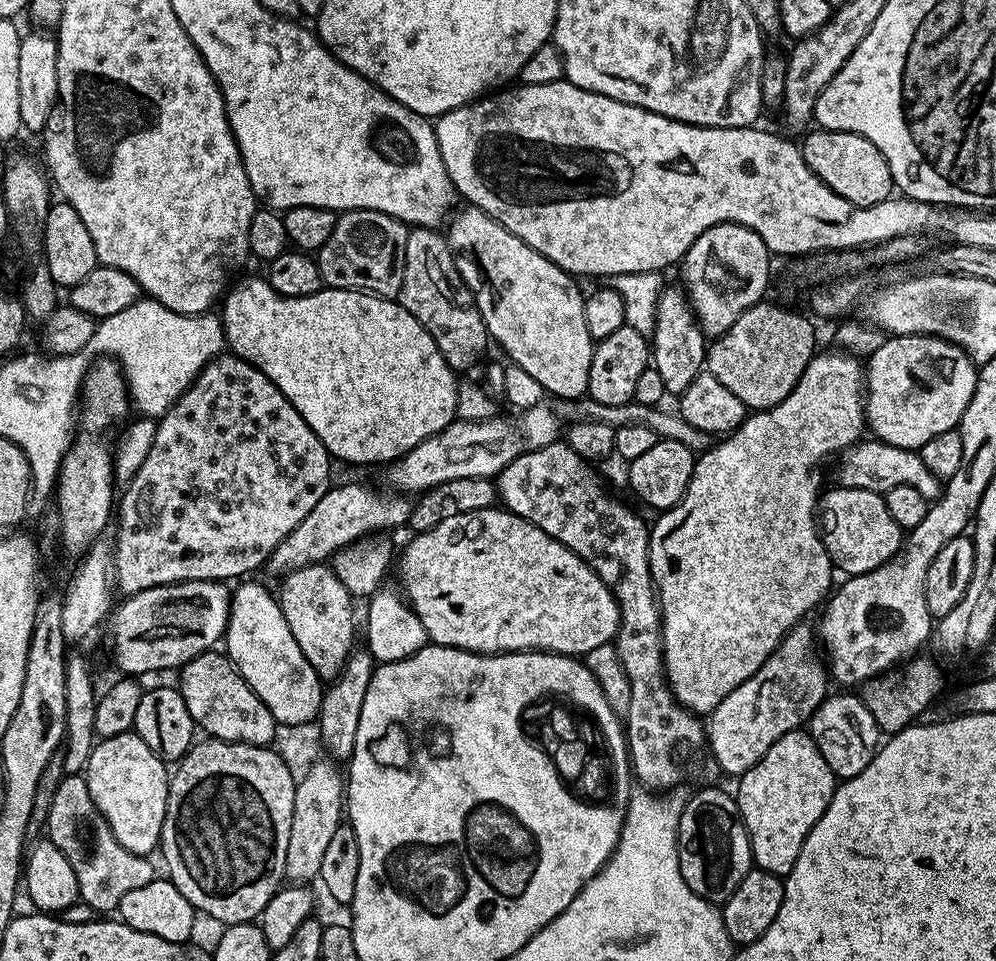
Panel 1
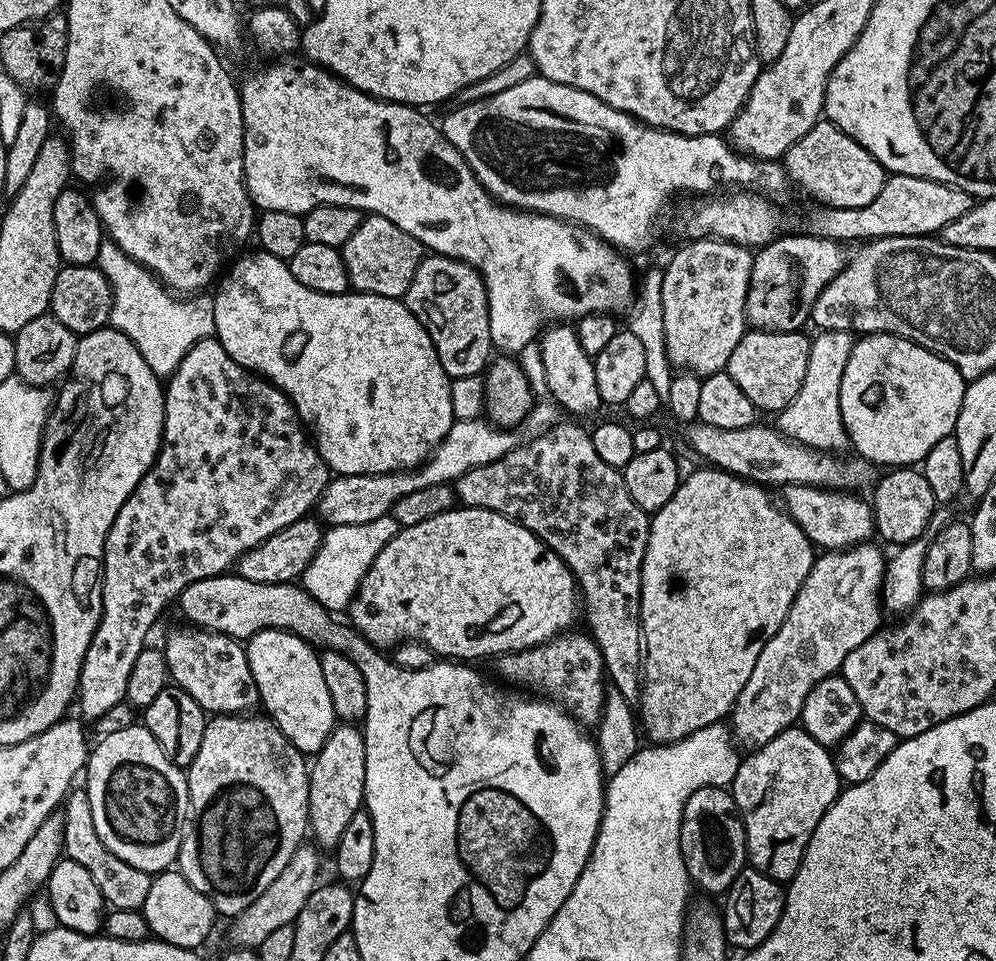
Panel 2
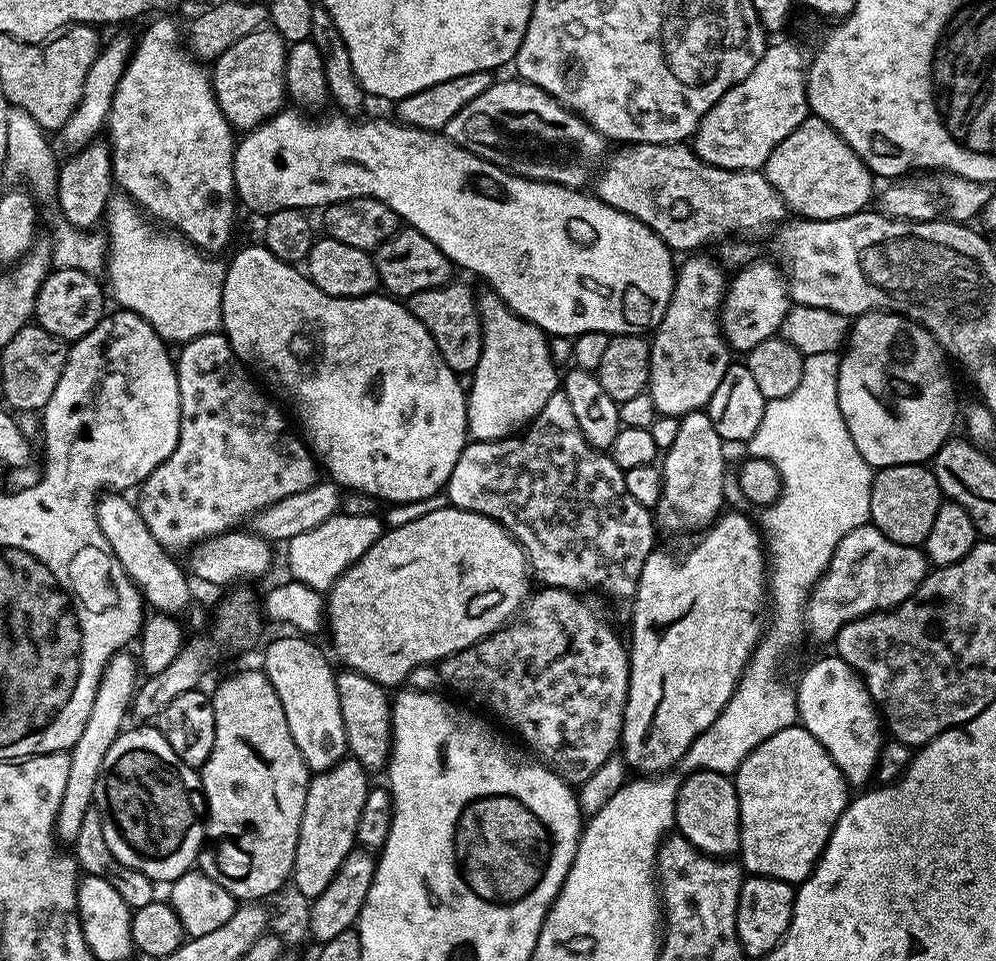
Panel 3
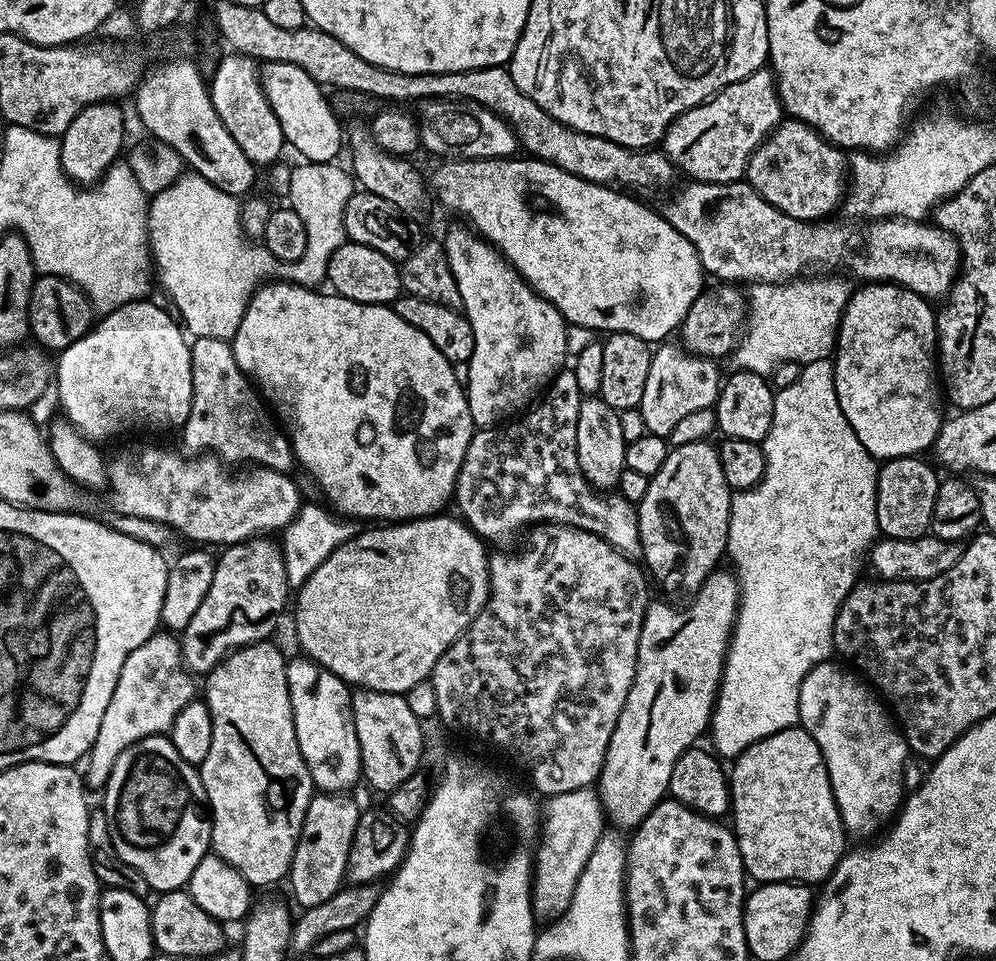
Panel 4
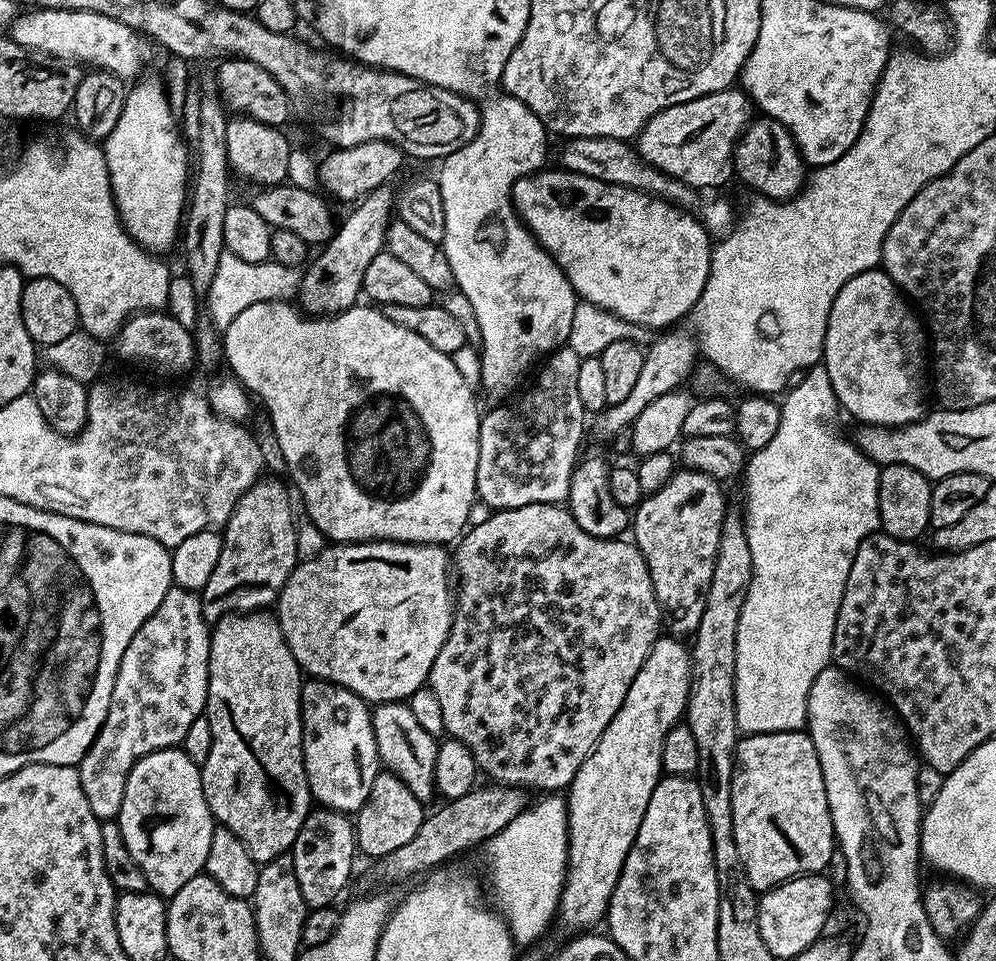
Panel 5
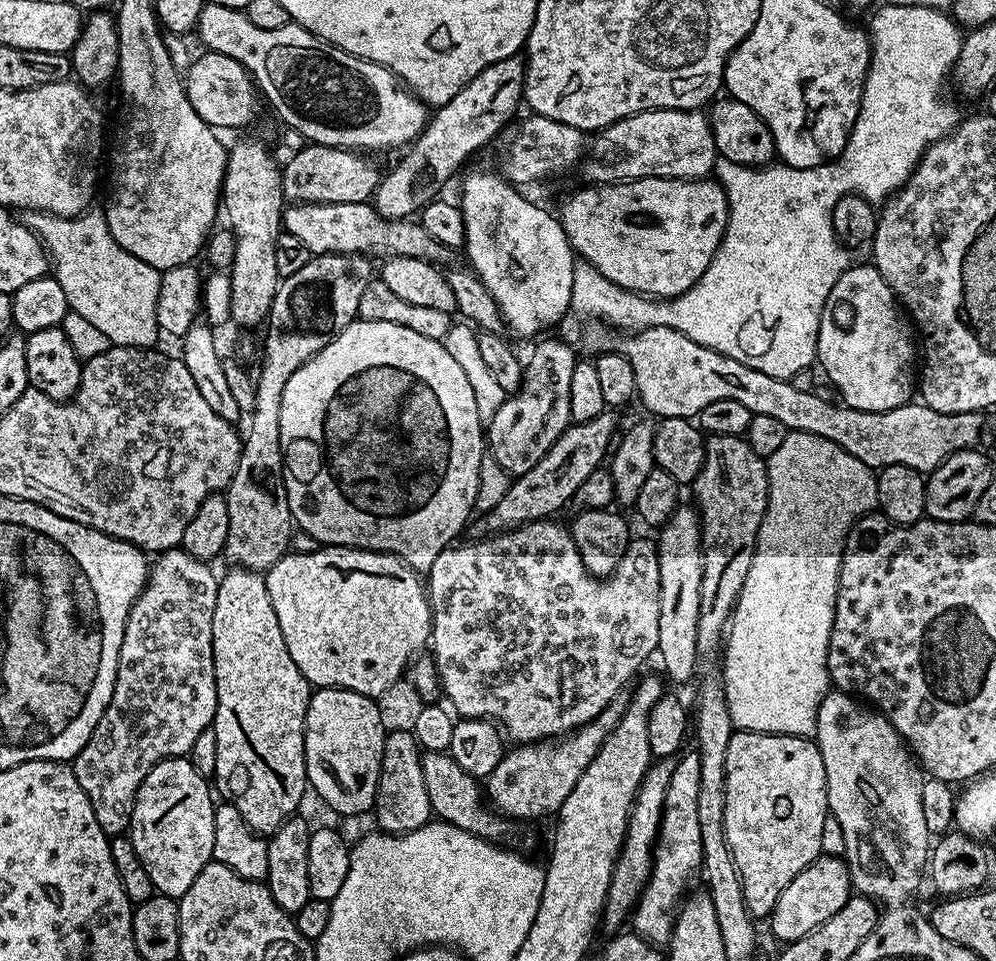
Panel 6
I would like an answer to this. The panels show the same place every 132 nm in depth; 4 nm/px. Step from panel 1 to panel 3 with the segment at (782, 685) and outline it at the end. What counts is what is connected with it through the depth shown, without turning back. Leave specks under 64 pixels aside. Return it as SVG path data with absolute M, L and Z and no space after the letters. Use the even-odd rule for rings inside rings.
M871 522L850 530L850 534L846 534L846 538L838 542L827 570L822 574L820 581L812 587L812 597L808 599L806 609L807 635L813 636L816 640L835 641L844 624L854 622L872 612L896 608L902 602L906 602L906 598L910 598L914 590L918 590L918 586L927 578L929 571L930 565L923 547L890 542L890 538L886 538L886 534L882 534L882 530L878 530Z

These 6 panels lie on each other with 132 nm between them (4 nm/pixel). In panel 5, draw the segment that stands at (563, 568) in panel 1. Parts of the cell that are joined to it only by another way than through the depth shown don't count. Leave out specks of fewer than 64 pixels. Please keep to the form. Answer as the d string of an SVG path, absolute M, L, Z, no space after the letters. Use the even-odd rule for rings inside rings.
M393 540L336 542L331 546L325 546L316 556L301 559L297 563L296 569L290 574L286 586L280 592L280 598L274 605L274 612L294 658L309 677L348 688L372 706L404 702L415 691L428 684L428 675L434 666L434 658L438 658L438 650L442 650L450 634L454 611L454 588L453 585L452 588L448 585L448 572L450 576L450 552L447 547L439 544L403 544Z

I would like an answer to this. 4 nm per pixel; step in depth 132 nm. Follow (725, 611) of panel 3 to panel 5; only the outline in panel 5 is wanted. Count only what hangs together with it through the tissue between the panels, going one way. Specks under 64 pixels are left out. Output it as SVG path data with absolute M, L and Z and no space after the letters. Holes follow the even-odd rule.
M671 634L661 635L654 642L646 662L642 662L638 678L630 682L630 690L626 690L626 702L622 702L618 714L614 714L610 726L606 726L602 738L586 762L582 762L578 774L574 774L574 782L568 785L568 873L564 879L558 913L559 923L564 923L566 927L592 930L599 920L601 923L607 917L610 894L614 894L614 886L626 862L626 854L630 854L630 846L634 846L634 838L638 838L638 826L642 826L650 794L654 794L654 786L664 772L662 744L666 734L670 734L673 726L681 723L685 715L691 684L692 653L689 645Z

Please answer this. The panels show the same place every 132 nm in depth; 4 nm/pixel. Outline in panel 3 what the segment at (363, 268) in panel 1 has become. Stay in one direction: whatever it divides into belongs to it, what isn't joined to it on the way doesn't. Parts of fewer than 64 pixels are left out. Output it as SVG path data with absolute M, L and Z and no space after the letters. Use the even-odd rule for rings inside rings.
M404 226L397 230L389 240L374 249L374 261L379 287L393 298L407 298L422 290L441 288L453 279L452 261L416 228Z

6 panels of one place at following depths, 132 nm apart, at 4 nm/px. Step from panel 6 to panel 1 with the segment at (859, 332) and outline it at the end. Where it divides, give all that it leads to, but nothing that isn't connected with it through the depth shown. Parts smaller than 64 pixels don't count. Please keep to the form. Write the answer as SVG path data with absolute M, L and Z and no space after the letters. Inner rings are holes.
M892 336L866 360L866 424L875 439L890 446L919 450L930 438L959 425L976 389L977 365L958 346L937 336Z

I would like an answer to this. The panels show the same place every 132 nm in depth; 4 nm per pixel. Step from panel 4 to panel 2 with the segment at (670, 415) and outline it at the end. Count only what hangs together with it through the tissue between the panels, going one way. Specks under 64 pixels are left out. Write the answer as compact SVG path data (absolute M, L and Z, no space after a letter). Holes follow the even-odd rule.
M701 239L684 242L668 265L663 265L665 344L673 369L701 378L727 369L730 354L746 331L744 311L752 257L749 249L732 241Z

